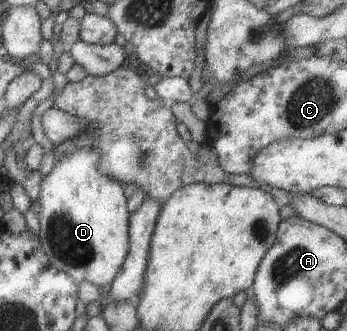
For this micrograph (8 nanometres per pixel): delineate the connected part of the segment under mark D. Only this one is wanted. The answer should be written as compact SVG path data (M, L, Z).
M88 147L85 150L72 151L72 153L68 153L68 155L64 155L64 157L60 157L58 161L55 161L52 170L48 175L43 175L40 181L40 191L38 191L38 207L40 207L40 211L38 211L37 218L40 224L40 229L38 229L39 243L42 249L42 252L46 257L48 257L49 263L58 271L62 273L66 273L74 283L79 285L80 283L92 283L92 285L96 285L98 287L98 292L102 287L106 284L111 283L114 279L114 275L118 274L122 267L122 263L126 257L126 253L128 251L128 219L129 212L126 207L126 199L123 193L123 185L120 185L118 181L114 181L114 179L108 179L106 175L100 175L98 173L98 151L94 149L94 147Z

